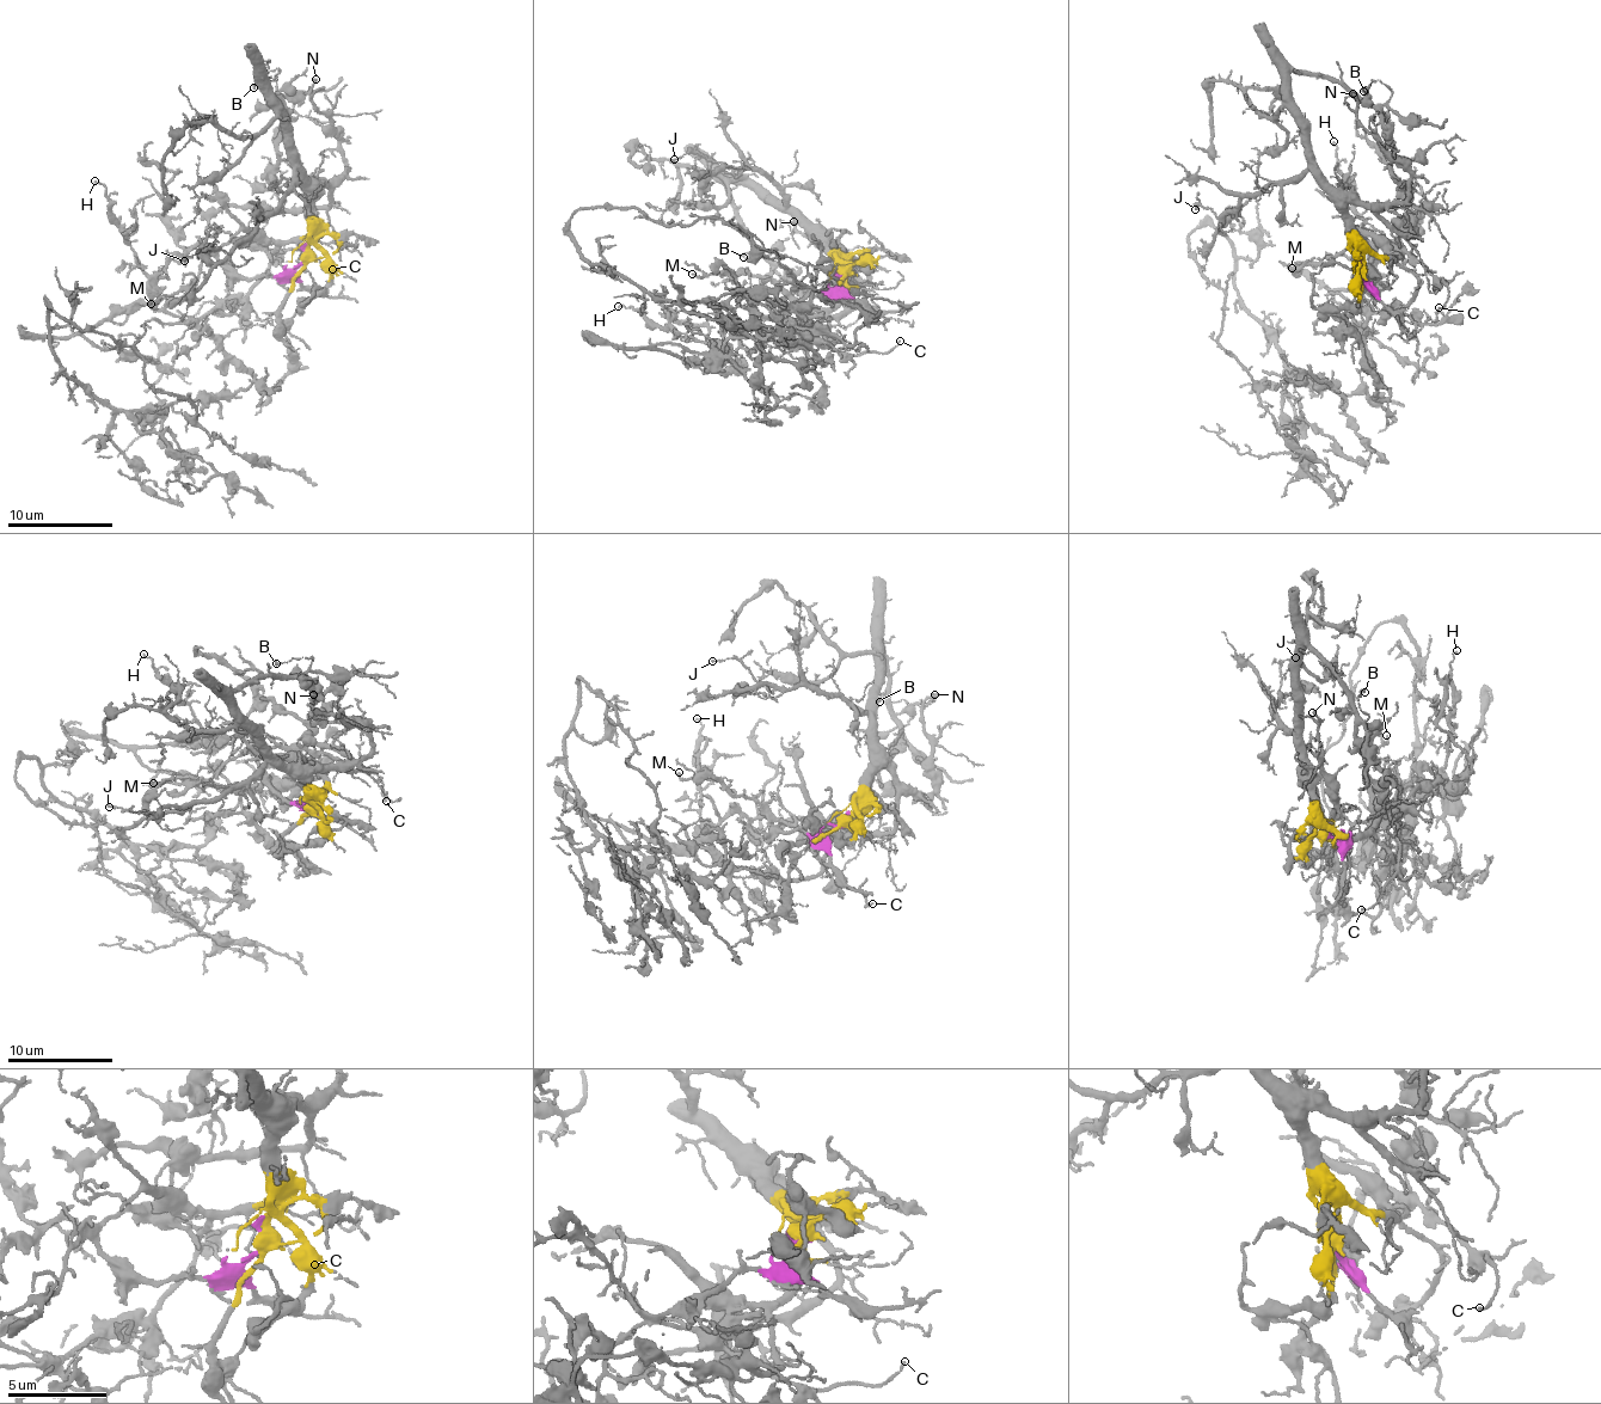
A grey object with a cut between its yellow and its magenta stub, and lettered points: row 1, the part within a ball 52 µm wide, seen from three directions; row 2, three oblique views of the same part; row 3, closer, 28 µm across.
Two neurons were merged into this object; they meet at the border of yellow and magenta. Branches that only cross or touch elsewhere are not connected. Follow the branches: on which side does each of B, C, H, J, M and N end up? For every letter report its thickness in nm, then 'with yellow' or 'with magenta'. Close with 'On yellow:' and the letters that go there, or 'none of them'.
B: 80 nm | with yellow
C: 110 nm | with magenta
H: 110 nm | with magenta
J: 120 nm | with yellow
M: 170 nm | with magenta
N: 130 nm | with yellow
On yellow: B, J, N

